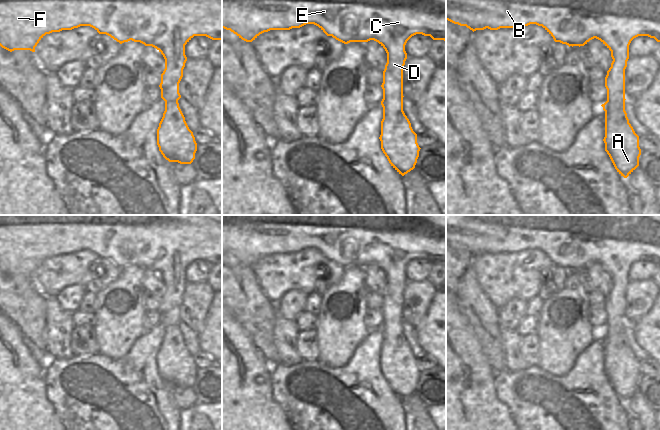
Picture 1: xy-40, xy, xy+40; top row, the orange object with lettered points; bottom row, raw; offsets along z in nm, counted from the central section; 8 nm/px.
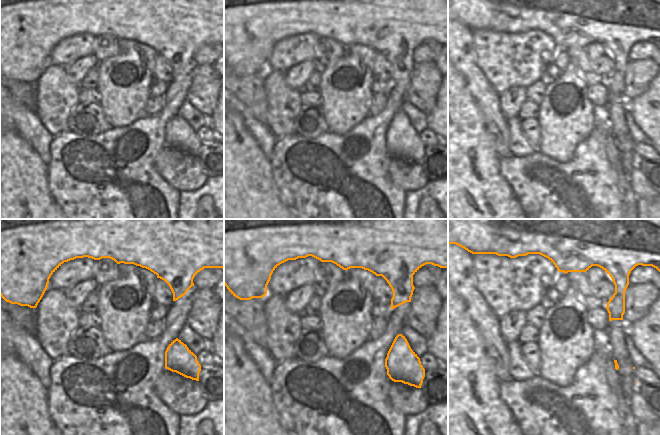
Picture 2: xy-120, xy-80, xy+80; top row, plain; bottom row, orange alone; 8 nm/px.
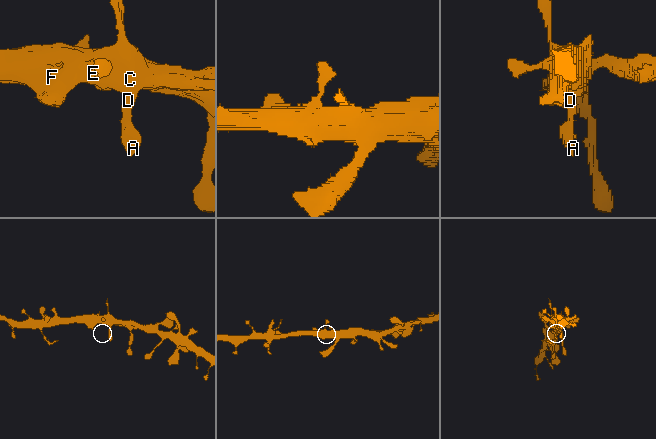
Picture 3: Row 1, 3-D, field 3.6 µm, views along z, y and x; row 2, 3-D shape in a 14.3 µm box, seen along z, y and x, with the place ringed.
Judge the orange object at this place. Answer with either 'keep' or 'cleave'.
keep

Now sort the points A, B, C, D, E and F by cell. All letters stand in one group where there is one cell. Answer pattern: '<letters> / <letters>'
A B C D E F

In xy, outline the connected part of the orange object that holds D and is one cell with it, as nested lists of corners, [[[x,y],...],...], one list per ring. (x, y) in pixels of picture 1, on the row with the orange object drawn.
[[[222,0],[222,28],[246,42],[252,42],[270,30],[290,30],[306,24],[318,26],[327,36],[344,44],[374,40],[385,49],[387,63],[381,85],[381,149],[402,176],[413,170],[421,148],[403,111],[405,45],[416,34],[446,41],[446,0]]]

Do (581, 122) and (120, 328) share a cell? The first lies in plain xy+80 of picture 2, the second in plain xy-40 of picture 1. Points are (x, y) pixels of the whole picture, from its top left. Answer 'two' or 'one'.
one

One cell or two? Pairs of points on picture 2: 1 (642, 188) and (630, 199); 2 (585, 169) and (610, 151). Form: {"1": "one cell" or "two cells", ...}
{"1": "two cells", "2": "two cells"}

